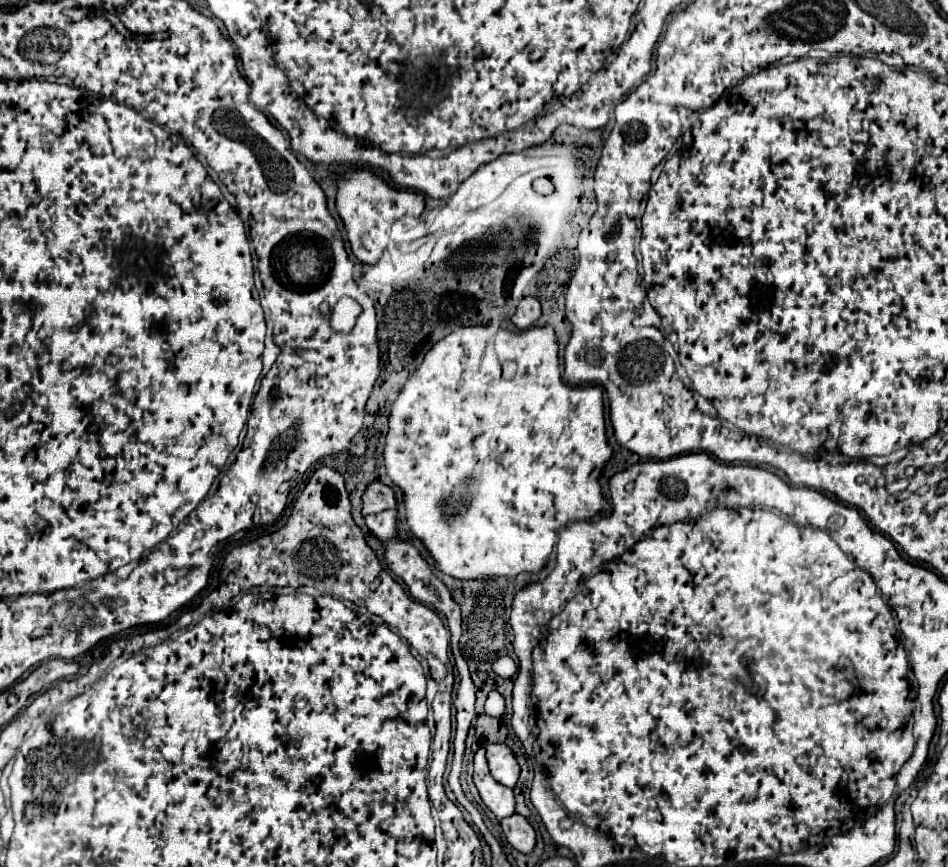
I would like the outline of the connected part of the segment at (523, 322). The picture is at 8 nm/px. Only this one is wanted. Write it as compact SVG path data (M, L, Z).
M527 296L519 302L517 312L513 314L511 322L519 328L519 330L529 330L537 320L541 318L541 306L539 300L533 296Z

